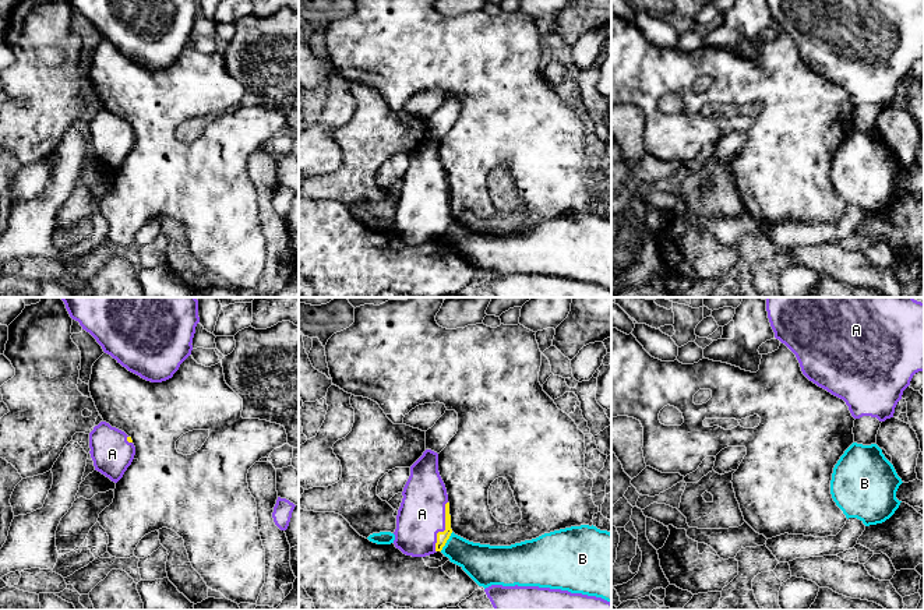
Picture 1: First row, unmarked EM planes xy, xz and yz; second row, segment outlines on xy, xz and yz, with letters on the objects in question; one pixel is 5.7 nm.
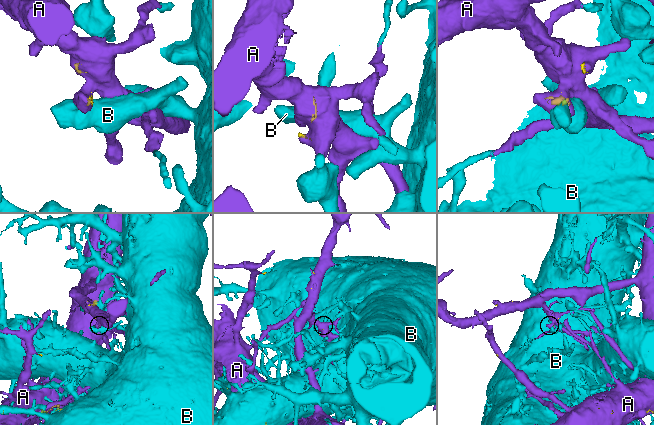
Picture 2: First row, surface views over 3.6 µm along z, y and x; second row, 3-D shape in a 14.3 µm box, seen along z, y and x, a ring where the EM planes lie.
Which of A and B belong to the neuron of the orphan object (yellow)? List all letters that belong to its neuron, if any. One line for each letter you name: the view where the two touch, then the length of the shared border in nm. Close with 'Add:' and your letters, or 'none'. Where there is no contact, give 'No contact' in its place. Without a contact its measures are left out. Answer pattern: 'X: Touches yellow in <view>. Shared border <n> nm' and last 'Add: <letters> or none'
Add: none

